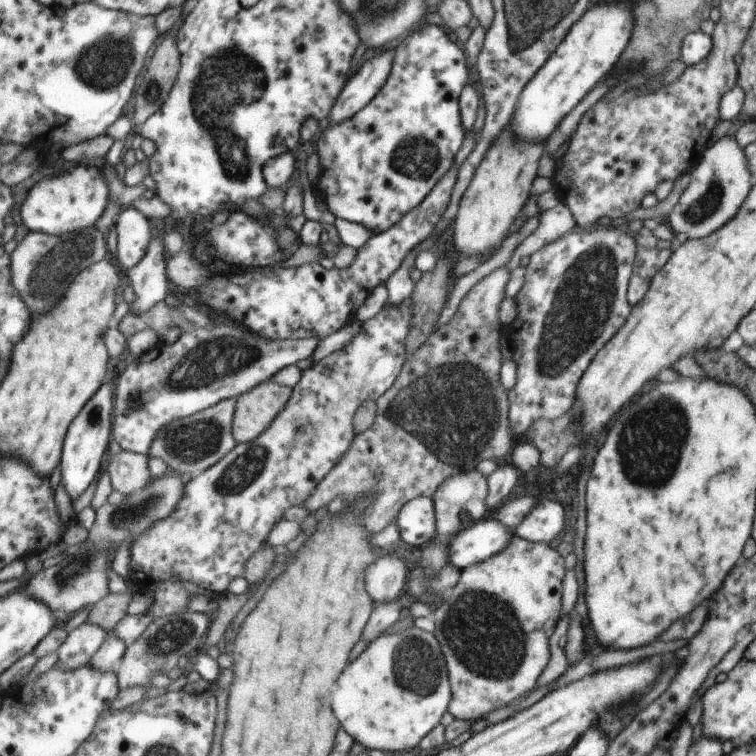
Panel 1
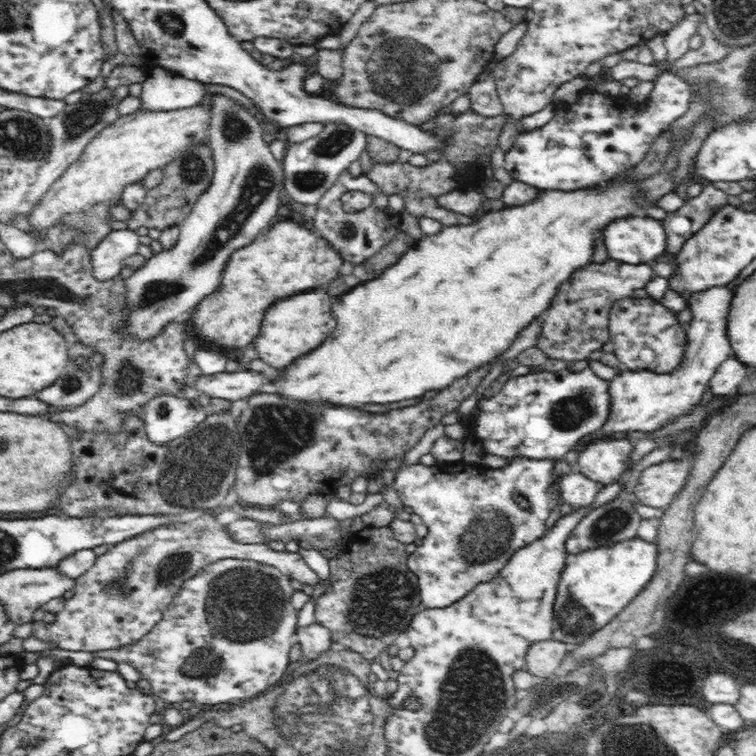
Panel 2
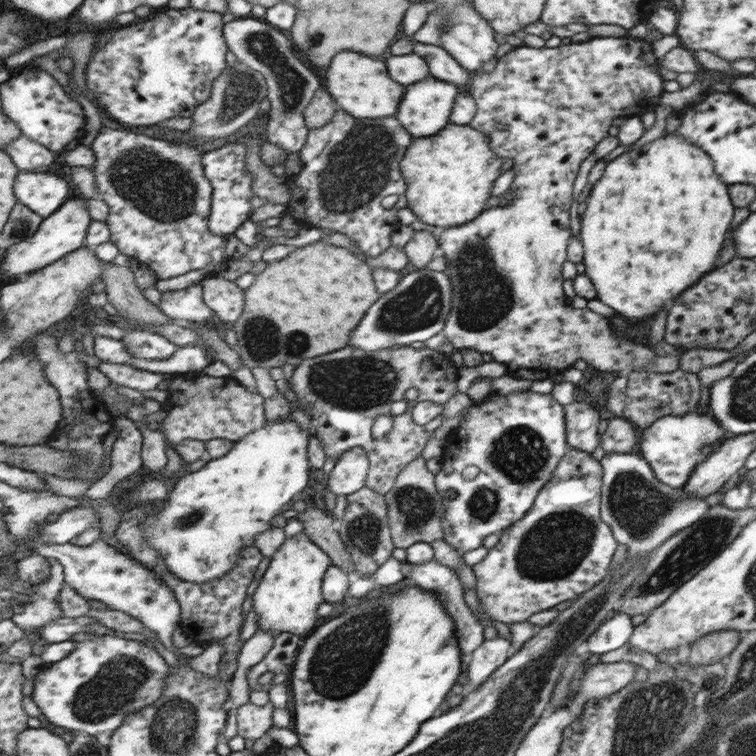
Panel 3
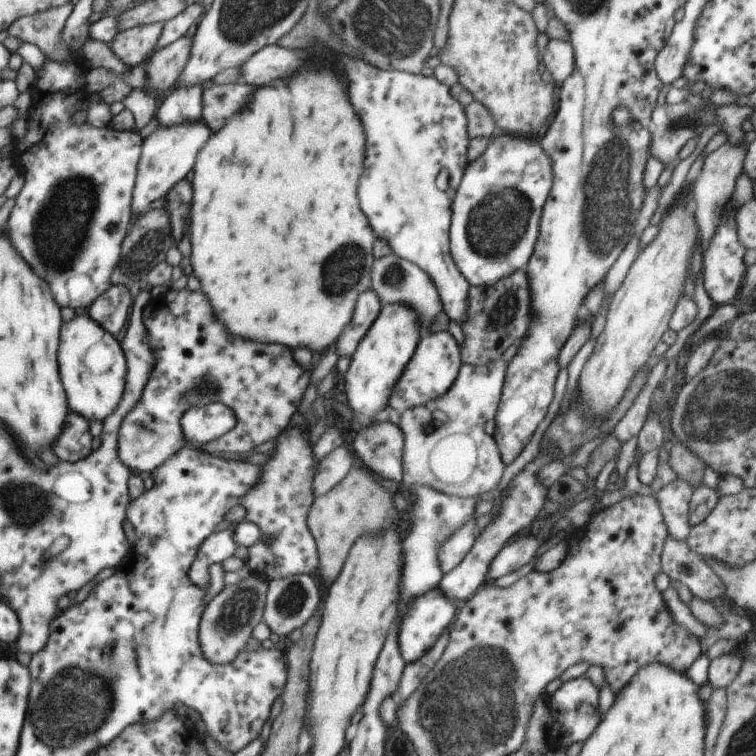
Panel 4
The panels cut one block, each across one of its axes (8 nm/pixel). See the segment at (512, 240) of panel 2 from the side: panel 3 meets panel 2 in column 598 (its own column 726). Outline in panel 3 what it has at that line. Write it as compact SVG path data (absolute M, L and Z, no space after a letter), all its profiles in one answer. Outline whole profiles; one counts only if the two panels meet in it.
M664 132L663 136L647 142L647 144L628 151L623 151L614 159L606 162L603 167L601 178L592 184L591 190L584 202L584 210L580 215L580 234L578 239L582 244L582 263L584 264L584 275L590 278L591 284L596 290L596 298L599 302L606 304L619 315L630 318L631 322L643 320L647 316L654 316L659 308L663 308L663 304L671 298L675 298L677 294L681 294L687 286L691 286L693 282L697 282L705 272L709 272L713 268L713 262L719 254L719 248L725 240L727 228L731 224L731 214L733 214L733 206L729 202L727 196L727 186L717 178L717 174L713 172L712 159L709 154L702 151L697 145L687 142L685 138L677 136L675 132Z

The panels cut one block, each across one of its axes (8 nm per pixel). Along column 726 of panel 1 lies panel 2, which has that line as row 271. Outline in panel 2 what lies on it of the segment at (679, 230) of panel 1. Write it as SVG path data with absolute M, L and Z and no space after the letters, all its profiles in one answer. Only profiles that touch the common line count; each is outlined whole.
M214 93L209 96L210 126L208 144L215 159L215 171L211 183L198 197L191 211L179 226L179 238L173 247L152 255L144 266L136 269L125 279L128 294L128 332L138 339L152 339L160 334L167 323L181 322L193 308L220 286L220 274L224 262L228 261L234 249L248 246L266 226L274 224L284 210L284 190L282 188L282 163L276 161L268 145L262 140L265 132L260 118L252 115L237 100L226 94Z

